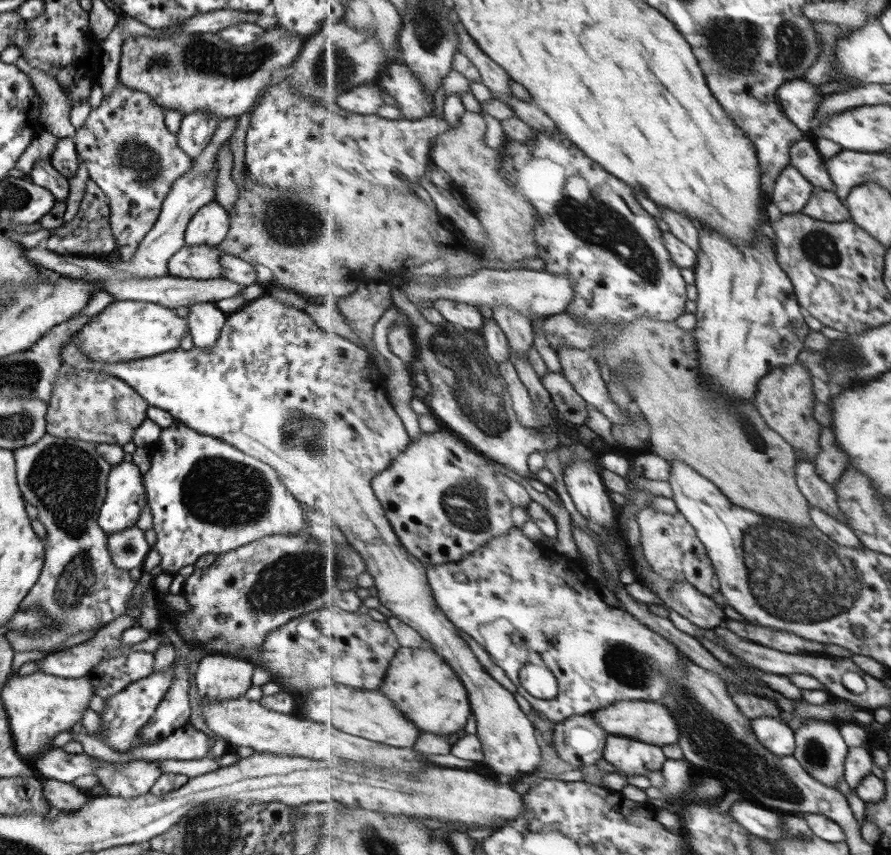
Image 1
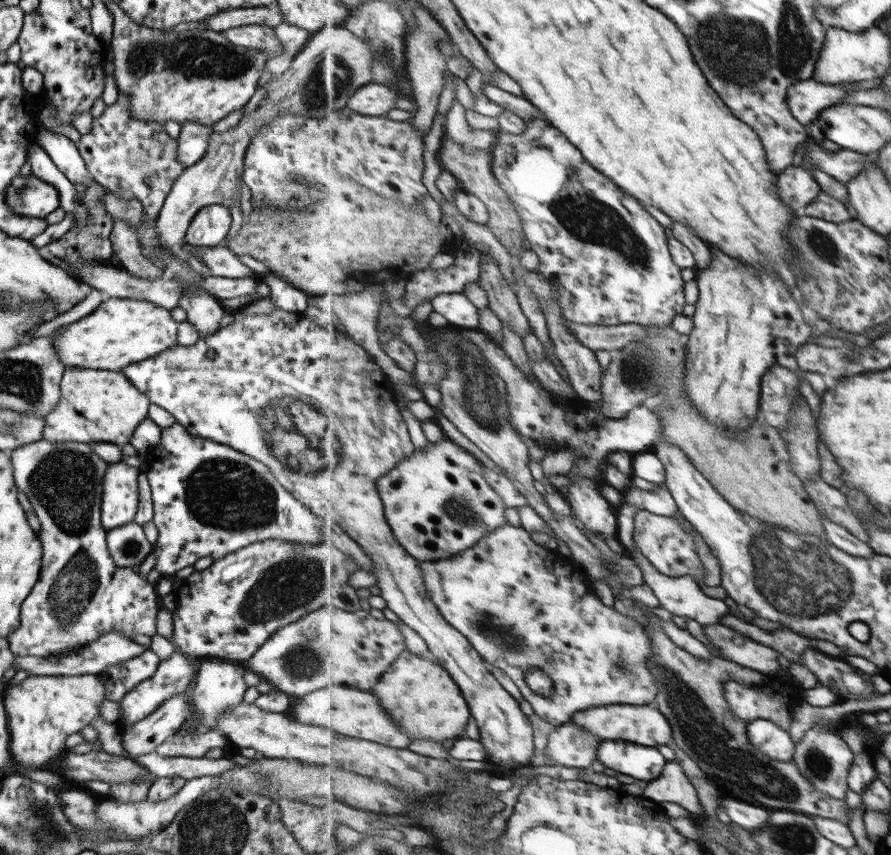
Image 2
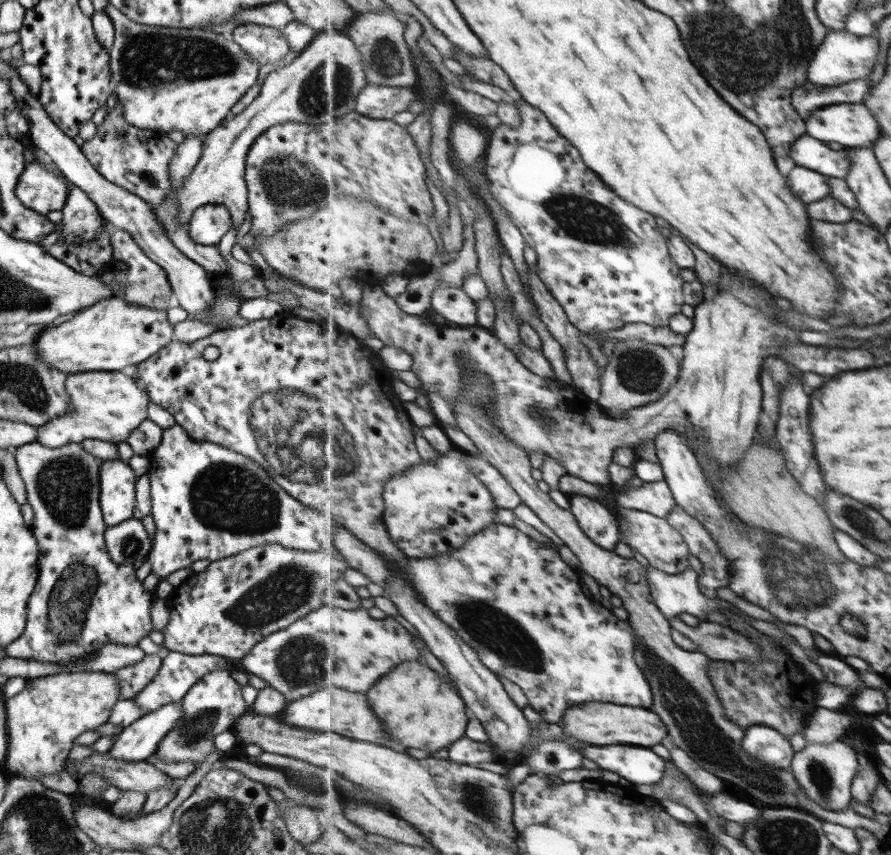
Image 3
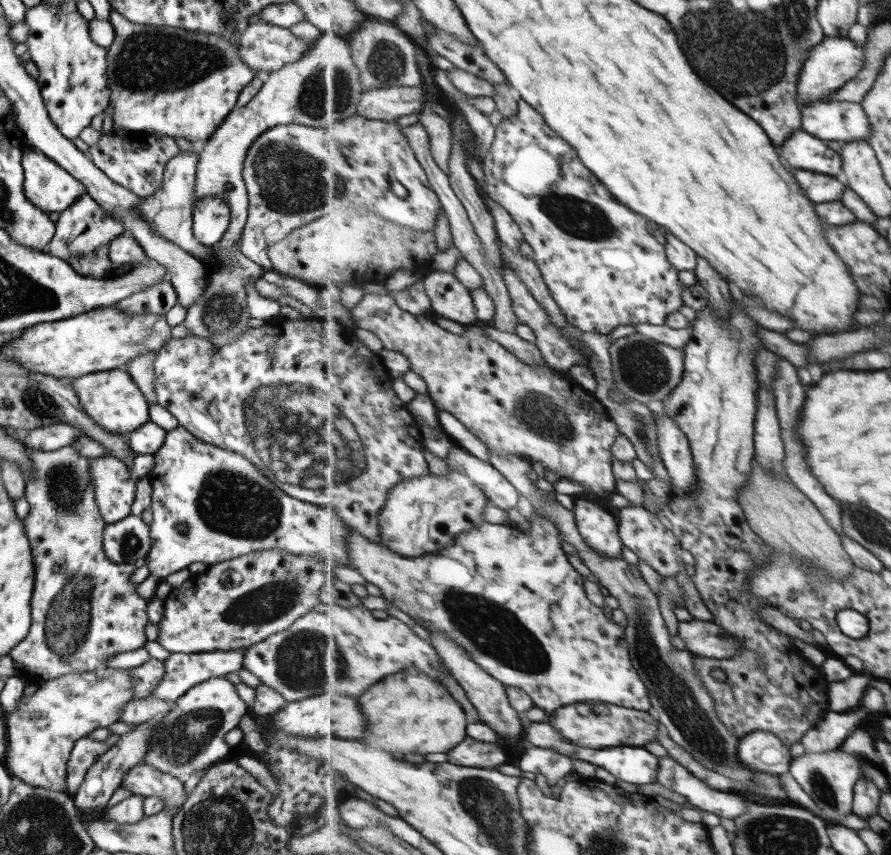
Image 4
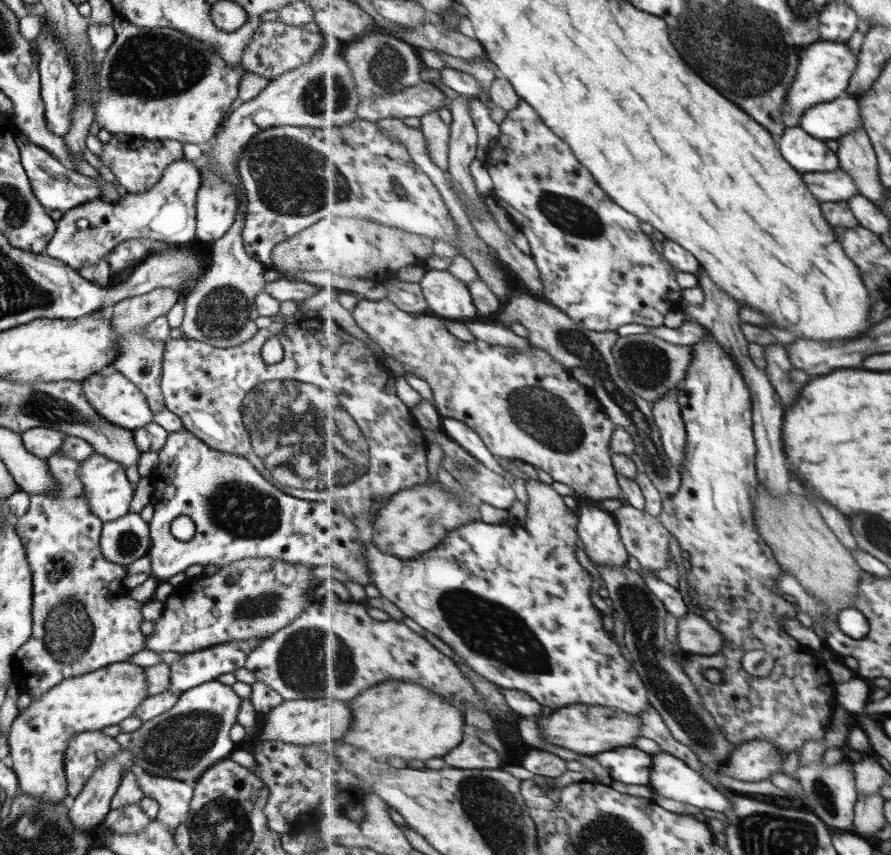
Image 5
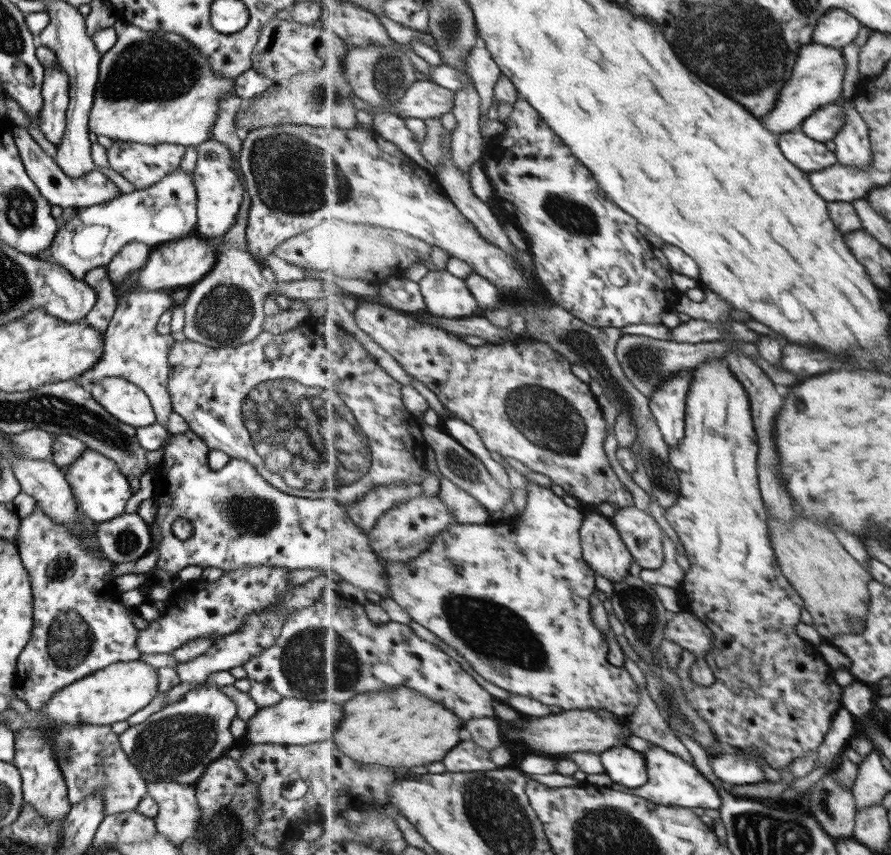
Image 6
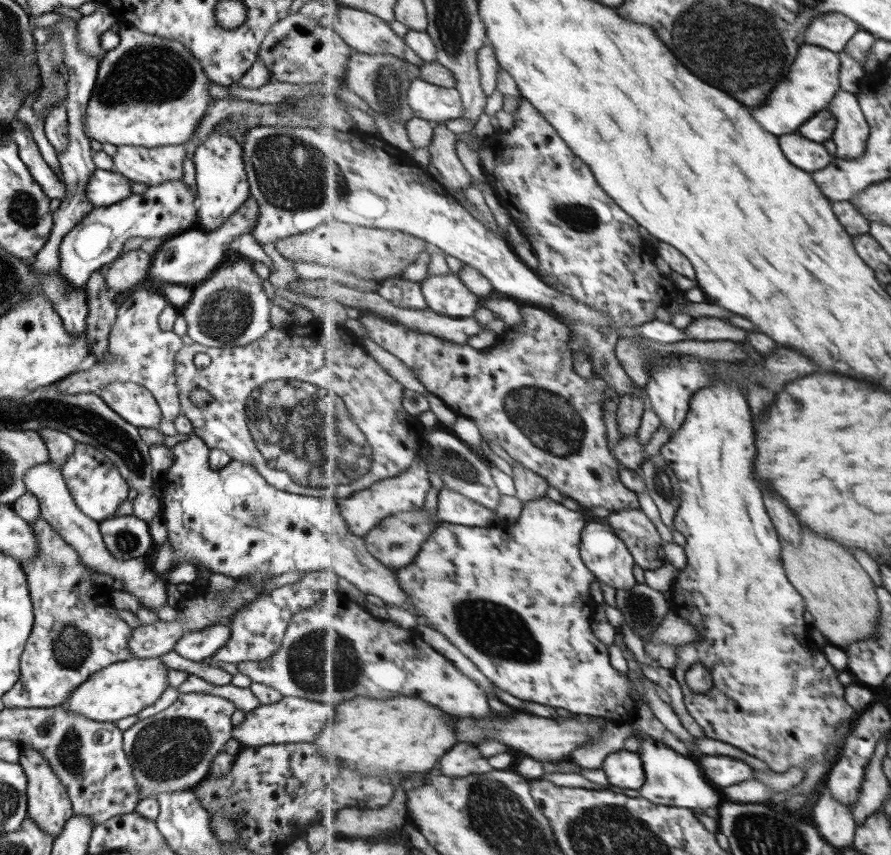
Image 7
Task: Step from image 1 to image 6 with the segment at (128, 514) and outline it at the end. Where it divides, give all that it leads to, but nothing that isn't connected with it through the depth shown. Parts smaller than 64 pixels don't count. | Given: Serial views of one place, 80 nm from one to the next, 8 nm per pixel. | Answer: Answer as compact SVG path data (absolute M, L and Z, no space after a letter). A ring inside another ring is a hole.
M85 448L71 464L66 465L63 473L74 500L78 502L78 508L93 522L111 520L124 513L123 507L132 493L127 479L119 472L112 460L94 450Z

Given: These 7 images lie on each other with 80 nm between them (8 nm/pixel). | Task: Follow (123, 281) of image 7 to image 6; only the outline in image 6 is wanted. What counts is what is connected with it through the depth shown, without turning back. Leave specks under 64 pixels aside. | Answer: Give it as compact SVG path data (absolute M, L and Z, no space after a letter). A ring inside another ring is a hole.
M139 242L125 244L106 264L108 279L115 286L123 284L123 279L131 272L137 272L147 262L152 247Z

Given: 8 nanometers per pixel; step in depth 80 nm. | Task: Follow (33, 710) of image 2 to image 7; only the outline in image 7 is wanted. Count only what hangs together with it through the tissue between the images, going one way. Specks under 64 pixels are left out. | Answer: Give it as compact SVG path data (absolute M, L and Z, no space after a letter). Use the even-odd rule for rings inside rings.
M133 657L109 664L94 672L85 682L74 688L69 698L58 706L63 707L63 712L67 714L73 714L73 716L79 714L79 716L85 716L87 720L96 722L115 724L127 716L135 716L145 706L151 706L168 686L167 671L169 668L159 663L161 663L159 657L149 659ZM19 744L19 766L25 773L26 784L26 810L27 816L36 824L36 827L54 839L63 830L64 824L72 815L72 806L68 799L65 787L49 768L48 761L36 749L25 744Z

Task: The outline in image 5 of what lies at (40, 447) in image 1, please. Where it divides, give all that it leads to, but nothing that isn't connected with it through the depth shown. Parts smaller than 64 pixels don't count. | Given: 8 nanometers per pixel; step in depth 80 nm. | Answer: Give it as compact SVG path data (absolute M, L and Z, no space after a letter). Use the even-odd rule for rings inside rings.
M60 454L41 459L47 463L60 488L58 496L44 492L29 494L27 512L14 519L16 535L23 545L31 574L32 626L29 639L14 653L11 679L20 693L31 695L32 701L66 678L127 661L145 649L145 638L139 629L139 624L143 622L140 613L143 604L127 596L129 590L123 584L123 578L127 575L124 565L109 562L101 554L98 540L102 522L89 512L83 496L82 484L76 475L80 461Z

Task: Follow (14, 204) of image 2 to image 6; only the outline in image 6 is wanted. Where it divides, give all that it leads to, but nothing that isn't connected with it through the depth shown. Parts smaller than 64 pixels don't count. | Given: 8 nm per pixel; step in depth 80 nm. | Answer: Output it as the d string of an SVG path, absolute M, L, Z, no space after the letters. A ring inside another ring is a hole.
M9 126L9 129L25 174L29 176L29 180L33 182L33 185L37 187L37 190L50 206L60 206L62 209L73 207L78 209L87 208L88 206L113 200L120 194L117 186L107 176L98 172L96 168L79 179L73 179L63 175L59 166L55 164L54 158L50 158L43 153L41 148L32 140L26 129L15 126Z

